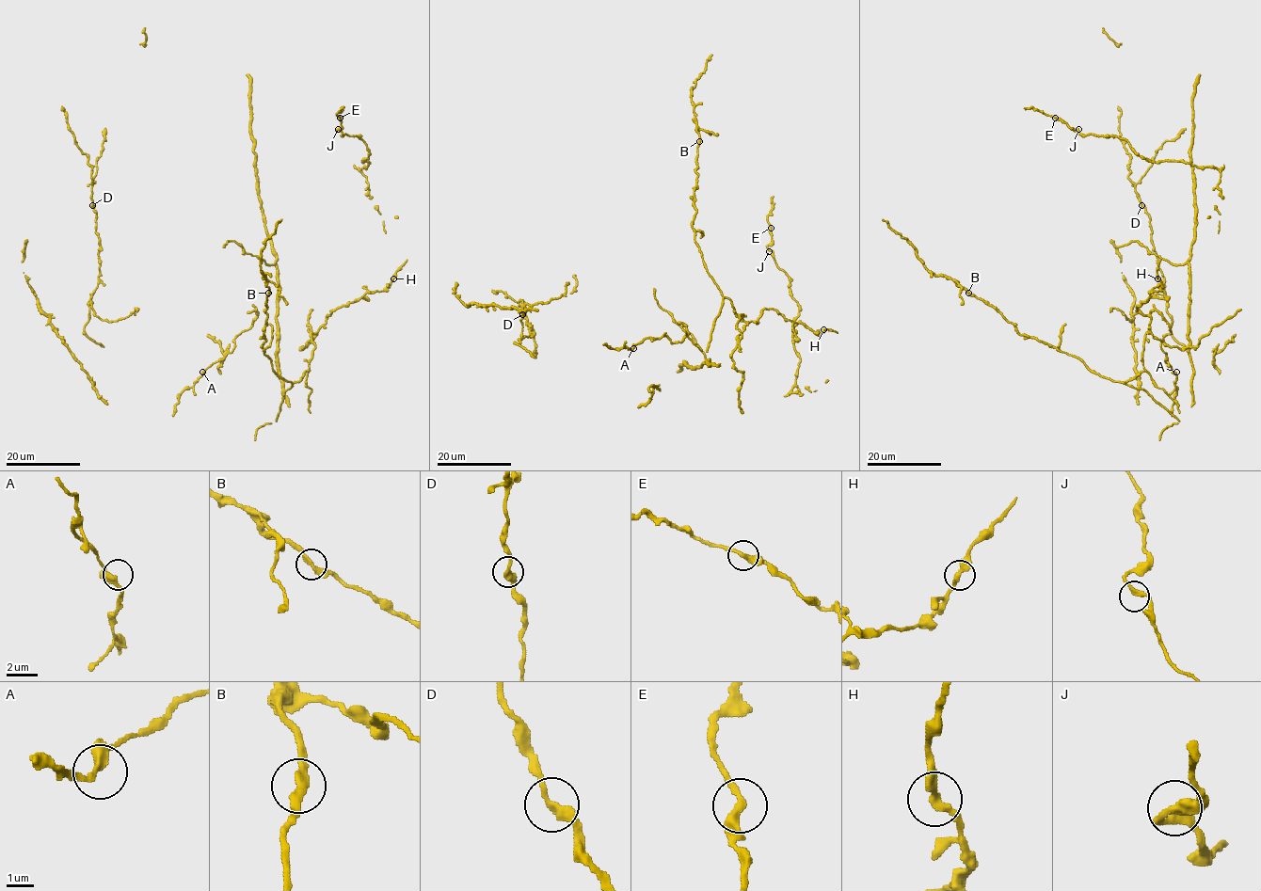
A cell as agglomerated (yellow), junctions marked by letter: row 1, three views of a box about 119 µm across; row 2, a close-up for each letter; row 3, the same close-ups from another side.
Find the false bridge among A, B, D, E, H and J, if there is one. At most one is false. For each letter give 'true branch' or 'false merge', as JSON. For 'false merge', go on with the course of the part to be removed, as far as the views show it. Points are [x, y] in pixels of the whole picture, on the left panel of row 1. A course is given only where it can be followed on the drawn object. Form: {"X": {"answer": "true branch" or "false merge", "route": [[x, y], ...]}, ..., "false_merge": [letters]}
{"A": {"answer": "true branch"}, "B": {"answer": "true branch"}, "D": {"answer": "true branch"}, "E": {"answer": "true branch"}, "H": {"answer": "true branch"}, "J": {"answer": "true branch"}, "false_merge": []}

